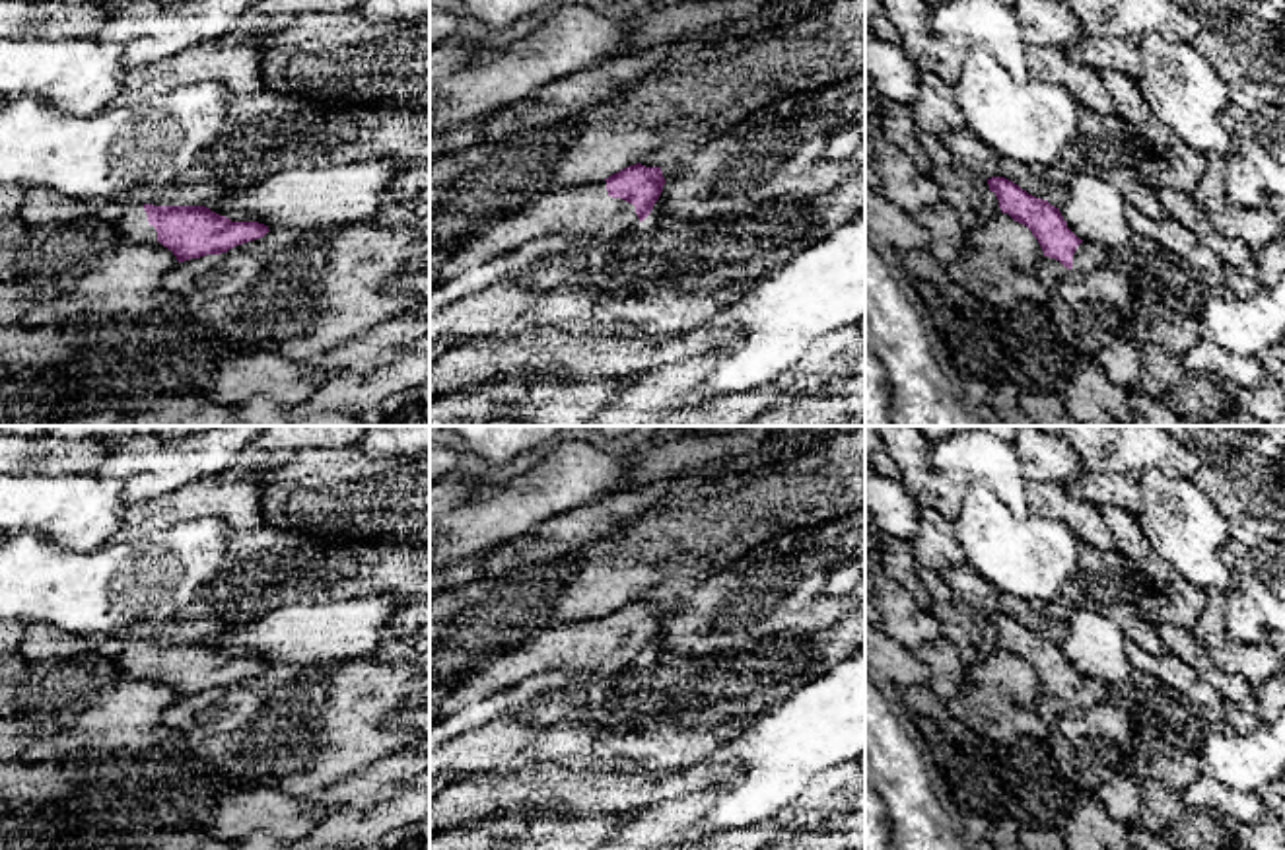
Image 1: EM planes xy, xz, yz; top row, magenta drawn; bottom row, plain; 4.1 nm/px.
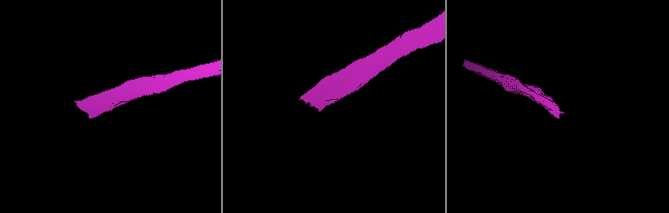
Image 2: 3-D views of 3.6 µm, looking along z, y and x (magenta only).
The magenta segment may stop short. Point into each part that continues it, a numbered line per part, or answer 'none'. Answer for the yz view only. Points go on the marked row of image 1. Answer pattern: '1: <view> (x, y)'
1: yz (1087, 257)

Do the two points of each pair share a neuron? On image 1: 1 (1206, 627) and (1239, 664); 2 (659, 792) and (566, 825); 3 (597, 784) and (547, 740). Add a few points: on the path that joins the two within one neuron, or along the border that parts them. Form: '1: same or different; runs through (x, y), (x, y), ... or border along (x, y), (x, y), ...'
1: same; runs through (1214, 637), (1229, 654)
2: different; border along (545, 814), (593, 817)
3: different; border along (599, 769), (626, 771)

